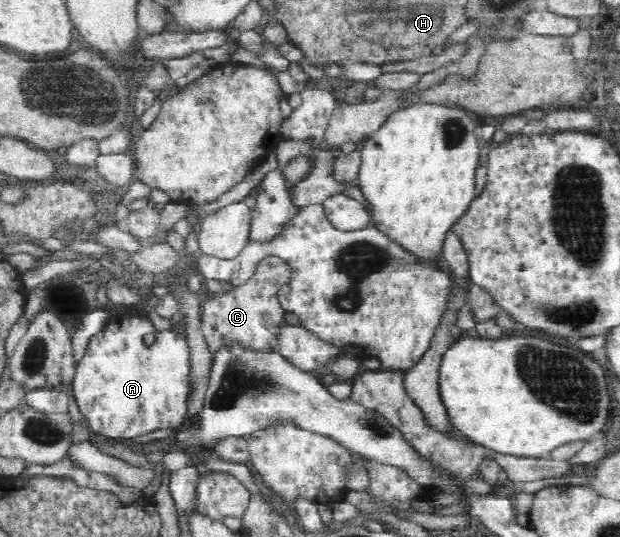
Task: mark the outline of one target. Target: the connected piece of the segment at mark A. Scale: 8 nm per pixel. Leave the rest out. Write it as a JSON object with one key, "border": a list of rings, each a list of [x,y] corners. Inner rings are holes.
{"border":[[[131,314],[111,315],[104,330],[90,339],[84,356],[76,364],[76,374],[72,383],[73,395],[90,433],[109,441],[125,441],[153,431],[167,431],[167,429],[178,431],[184,427],[187,423],[187,404],[185,404],[187,401],[187,375],[189,375],[189,354],[182,333],[177,330],[173,330],[173,332],[159,331],[147,318]]]}

